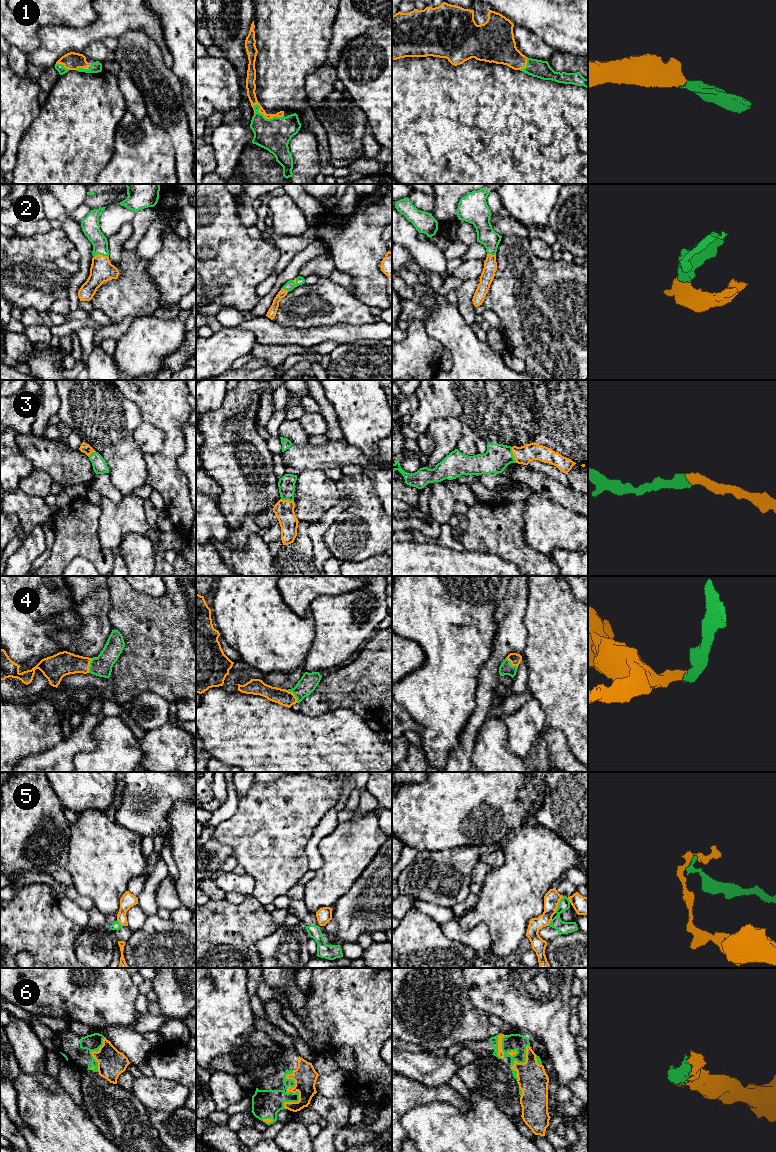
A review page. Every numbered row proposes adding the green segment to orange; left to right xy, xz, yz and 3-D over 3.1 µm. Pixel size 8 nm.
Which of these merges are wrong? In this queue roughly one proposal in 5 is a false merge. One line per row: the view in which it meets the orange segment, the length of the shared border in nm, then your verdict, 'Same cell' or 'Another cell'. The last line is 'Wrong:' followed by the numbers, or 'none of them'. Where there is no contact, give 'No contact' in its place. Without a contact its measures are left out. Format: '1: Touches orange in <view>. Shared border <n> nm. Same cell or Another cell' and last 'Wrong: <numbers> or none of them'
1: Touches orange in xz. Shared border 260 nm. Same cell
2: Touches orange in xy. Shared border 130 nm. Same cell
3: Touches orange in yz. Shared border 130 nm. Same cell
4: Touches orange in xy. Shared border 120 nm. Same cell
5: Touches orange in yz. Shared border 140 nm. Another cell
6: Touches orange in xz. Shared border 320 nm. Same cell
Wrong: 5

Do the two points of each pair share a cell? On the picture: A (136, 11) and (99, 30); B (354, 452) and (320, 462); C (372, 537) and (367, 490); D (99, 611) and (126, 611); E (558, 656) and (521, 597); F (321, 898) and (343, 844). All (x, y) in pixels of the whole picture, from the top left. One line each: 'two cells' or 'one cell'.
A: one cell
B: one cell
C: one cell
D: two cells
E: two cells
F: one cell

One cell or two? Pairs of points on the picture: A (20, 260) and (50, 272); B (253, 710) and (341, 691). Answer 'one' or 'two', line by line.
A: one
B: two

